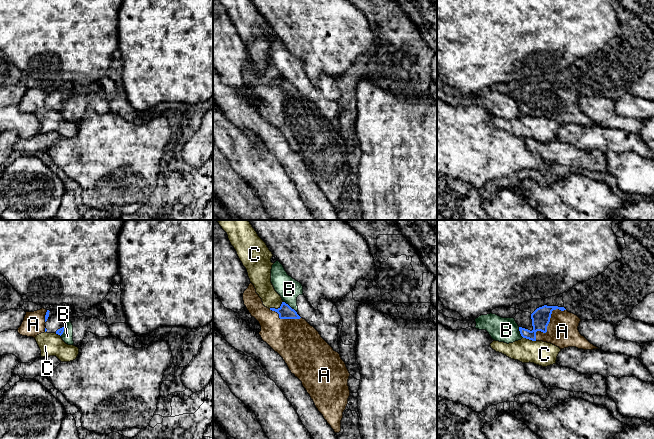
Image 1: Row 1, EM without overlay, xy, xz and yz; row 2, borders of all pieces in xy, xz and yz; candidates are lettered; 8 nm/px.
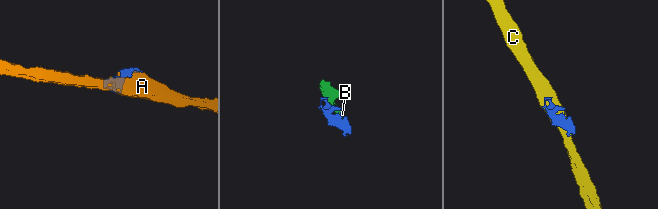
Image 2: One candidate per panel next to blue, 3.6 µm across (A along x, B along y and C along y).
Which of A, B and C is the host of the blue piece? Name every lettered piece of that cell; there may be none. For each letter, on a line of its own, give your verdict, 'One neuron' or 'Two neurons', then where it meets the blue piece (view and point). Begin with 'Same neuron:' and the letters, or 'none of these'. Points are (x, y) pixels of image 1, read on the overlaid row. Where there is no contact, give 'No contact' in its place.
Same neuron: A
A: One neuron. Touches blue at yz (548, 323)
B: Two neurons. Touches blue at xz (288, 305)
C: Two neurons. Touches blue at xz (276, 309)

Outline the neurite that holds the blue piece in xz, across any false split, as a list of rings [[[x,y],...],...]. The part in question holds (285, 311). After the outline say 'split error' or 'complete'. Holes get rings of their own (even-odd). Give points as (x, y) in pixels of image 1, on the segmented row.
[[[252,283],[243,293],[243,301],[251,316],[261,326],[259,335],[262,340],[283,358],[291,373],[302,382],[318,411],[334,432],[339,433],[343,412],[350,396],[348,386],[350,373],[340,354],[285,302],[282,302],[278,309],[265,307]]]; split error

